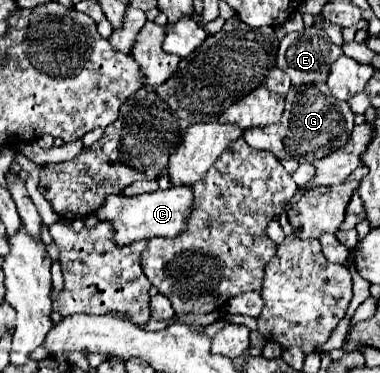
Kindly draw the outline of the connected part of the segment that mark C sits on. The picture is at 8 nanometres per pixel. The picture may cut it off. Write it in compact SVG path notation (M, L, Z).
M189 185L171 187L167 191L153 191L137 197L125 197L125 195L107 195L103 207L95 211L93 215L99 221L109 221L115 227L115 243L117 245L131 245L133 241L141 239L153 239L153 237L175 237L185 231L187 217L191 213L193 205L193 191Z

